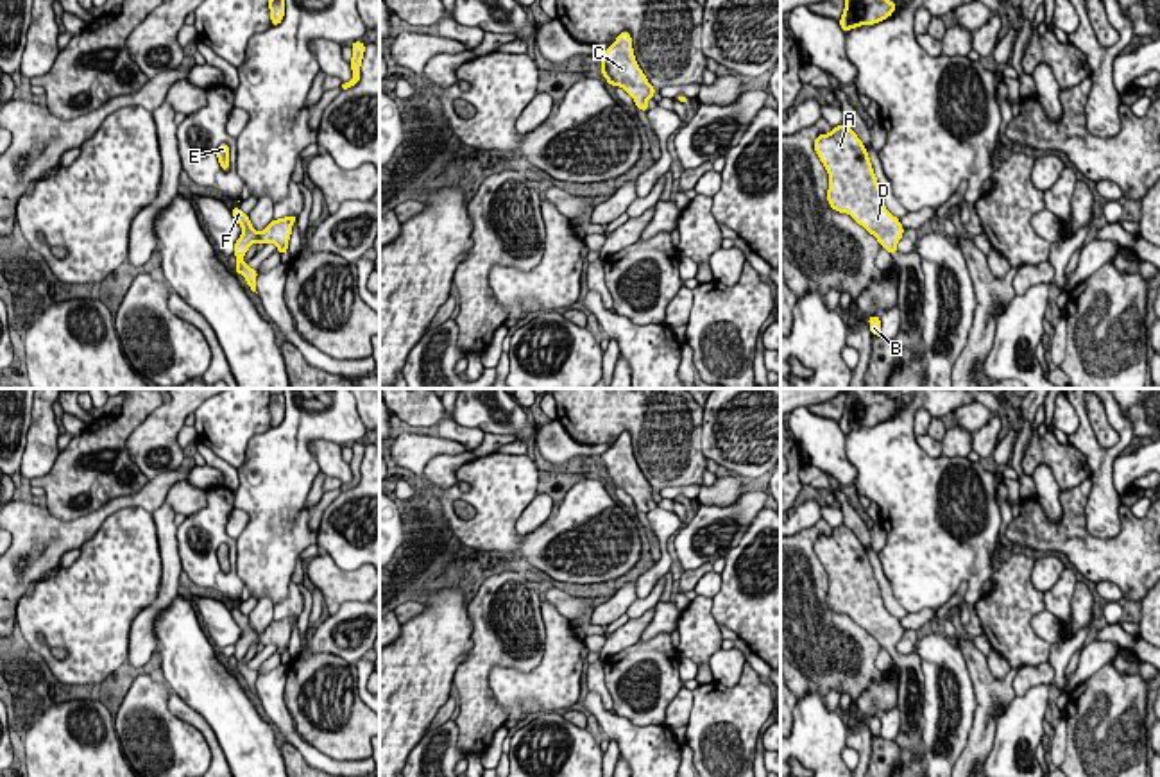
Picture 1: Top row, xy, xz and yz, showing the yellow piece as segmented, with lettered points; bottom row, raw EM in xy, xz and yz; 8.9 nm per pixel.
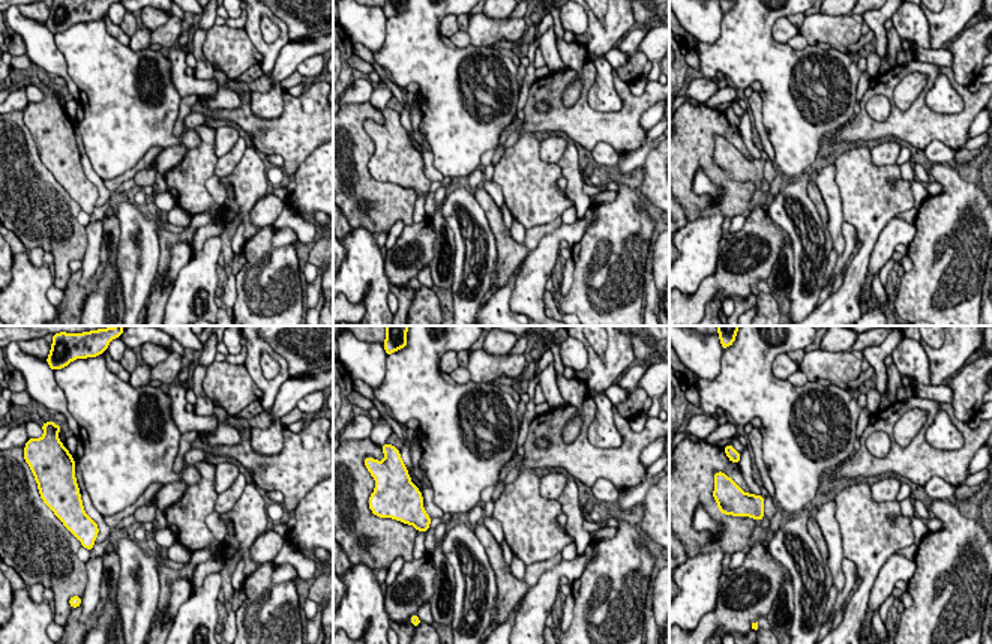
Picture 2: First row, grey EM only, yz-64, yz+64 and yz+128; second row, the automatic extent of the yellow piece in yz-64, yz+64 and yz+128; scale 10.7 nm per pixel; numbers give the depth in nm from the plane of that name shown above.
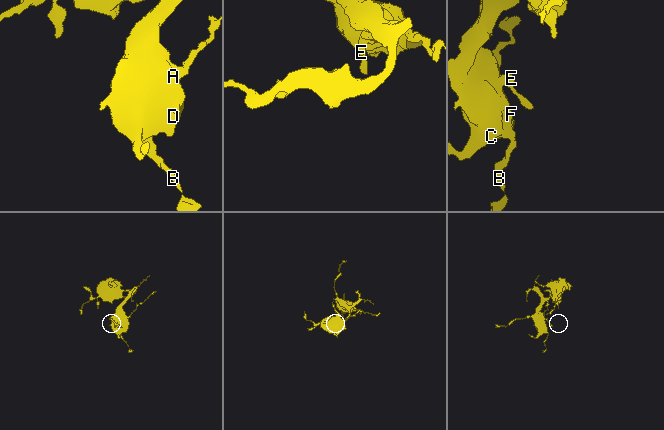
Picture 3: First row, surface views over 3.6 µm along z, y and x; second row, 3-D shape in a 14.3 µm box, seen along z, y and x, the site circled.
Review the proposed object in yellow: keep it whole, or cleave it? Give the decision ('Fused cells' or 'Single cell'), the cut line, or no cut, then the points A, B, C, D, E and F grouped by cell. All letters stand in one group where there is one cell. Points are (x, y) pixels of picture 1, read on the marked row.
Single cell. No split. Groups: A B C D E F

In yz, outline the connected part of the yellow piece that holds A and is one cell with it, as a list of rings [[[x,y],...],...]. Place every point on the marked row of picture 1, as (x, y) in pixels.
[[[840,124],[831,134],[820,132],[813,145],[829,174],[829,206],[850,215],[881,247],[897,254],[904,227],[886,209],[866,147],[857,134],[847,124]]]

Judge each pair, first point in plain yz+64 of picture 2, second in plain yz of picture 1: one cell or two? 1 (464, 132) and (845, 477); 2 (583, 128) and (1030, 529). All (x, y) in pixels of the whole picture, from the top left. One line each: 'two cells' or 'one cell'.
1: two cells
2: one cell

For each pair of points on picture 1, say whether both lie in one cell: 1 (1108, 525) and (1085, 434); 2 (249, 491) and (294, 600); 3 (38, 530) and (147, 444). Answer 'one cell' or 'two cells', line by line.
1: one cell
2: two cells
3: two cells

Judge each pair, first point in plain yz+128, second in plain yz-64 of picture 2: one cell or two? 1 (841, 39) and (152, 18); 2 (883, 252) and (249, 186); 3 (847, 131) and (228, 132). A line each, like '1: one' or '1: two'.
1: two
2: two
3: two

